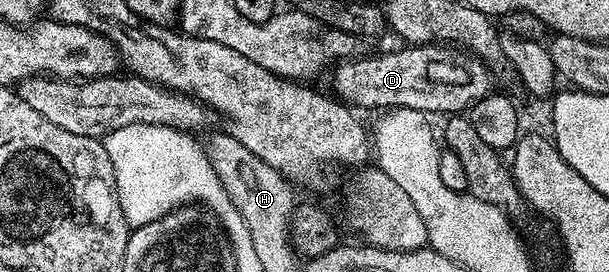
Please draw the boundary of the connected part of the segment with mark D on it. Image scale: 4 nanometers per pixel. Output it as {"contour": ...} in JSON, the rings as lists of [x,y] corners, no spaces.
{"contour":[[[403,44],[400,47],[400,50],[391,50],[388,54],[371,54],[368,58],[352,56],[340,61],[336,65],[339,67],[331,74],[334,97],[356,107],[404,106],[421,110],[428,116],[455,116],[492,93],[492,67],[482,62],[476,54],[468,54],[466,50],[451,44]]]}

